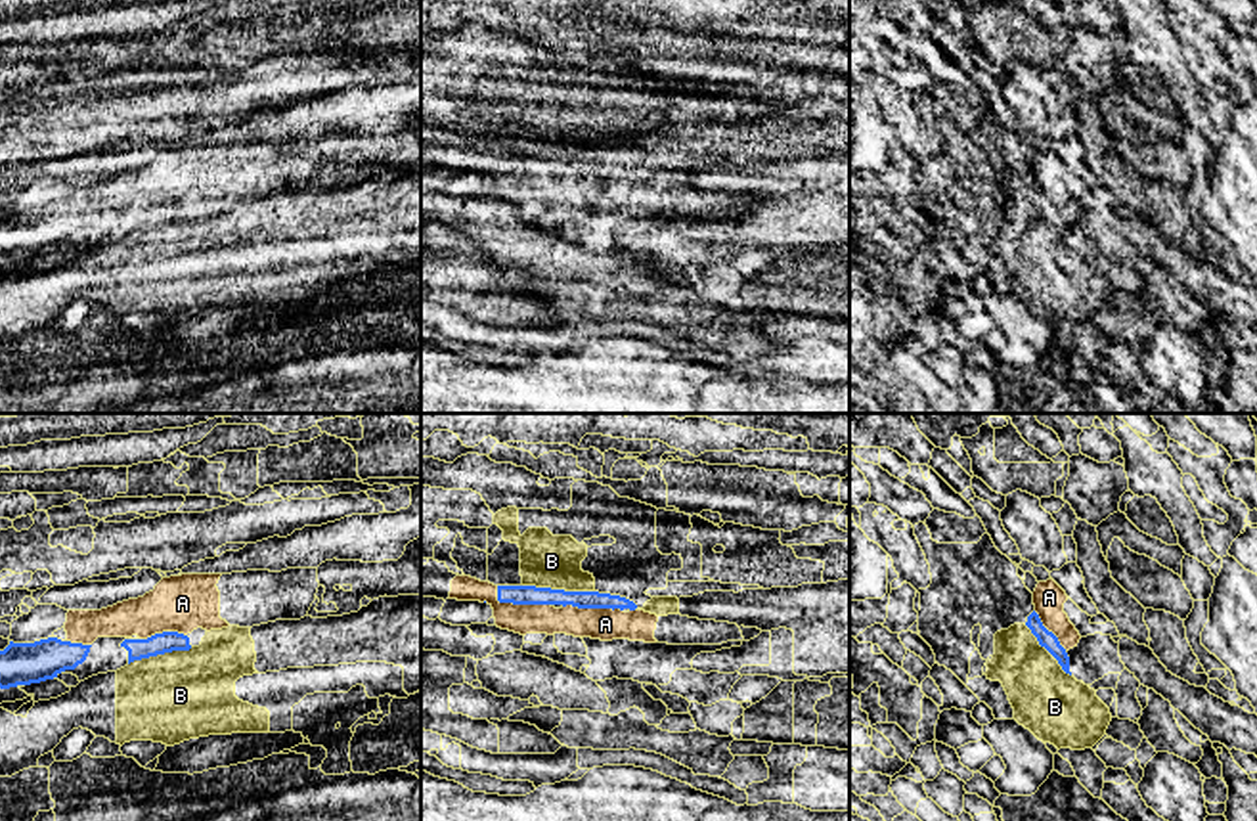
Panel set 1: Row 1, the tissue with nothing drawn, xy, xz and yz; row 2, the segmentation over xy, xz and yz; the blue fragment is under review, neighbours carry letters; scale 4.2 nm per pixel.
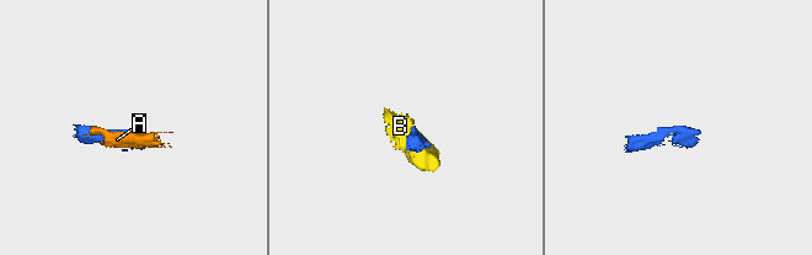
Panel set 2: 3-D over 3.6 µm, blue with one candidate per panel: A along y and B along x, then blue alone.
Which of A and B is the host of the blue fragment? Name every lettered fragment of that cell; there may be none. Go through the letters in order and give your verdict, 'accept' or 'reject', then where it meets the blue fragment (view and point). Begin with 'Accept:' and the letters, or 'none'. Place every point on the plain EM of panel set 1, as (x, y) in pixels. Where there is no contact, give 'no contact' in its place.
Accept: A
A: accept | xz (517, 175)
B: reject | xz (559, 161)

